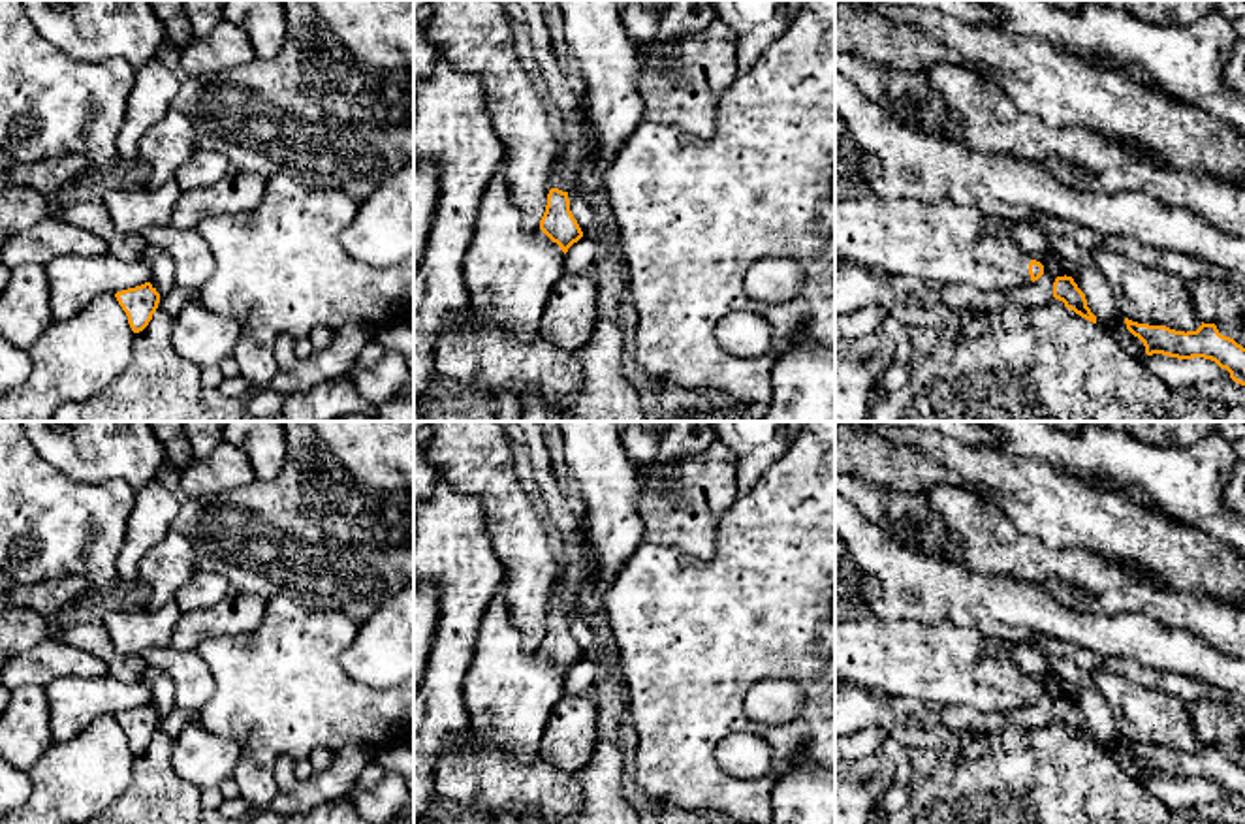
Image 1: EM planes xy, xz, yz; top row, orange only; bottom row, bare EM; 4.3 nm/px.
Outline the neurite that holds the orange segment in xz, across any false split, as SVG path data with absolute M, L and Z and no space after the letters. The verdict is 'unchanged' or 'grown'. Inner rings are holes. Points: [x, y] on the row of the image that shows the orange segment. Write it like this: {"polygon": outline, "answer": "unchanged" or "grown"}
{"polygon": "M587 98L579 102L579 135L560 152L553 167L553 188L547 194L545 213L540 230L560 246L568 248L583 237L583 231L570 211L568 192L572 188L585 190L585 171L592 169L594 130L587 113Z", "answer": "grown"}

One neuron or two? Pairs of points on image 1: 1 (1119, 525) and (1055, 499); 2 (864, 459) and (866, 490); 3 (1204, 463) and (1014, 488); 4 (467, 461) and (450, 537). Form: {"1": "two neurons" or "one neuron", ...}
{"1": "one neuron", "2": "two neurons", "3": "two neurons", "4": "two neurons"}

